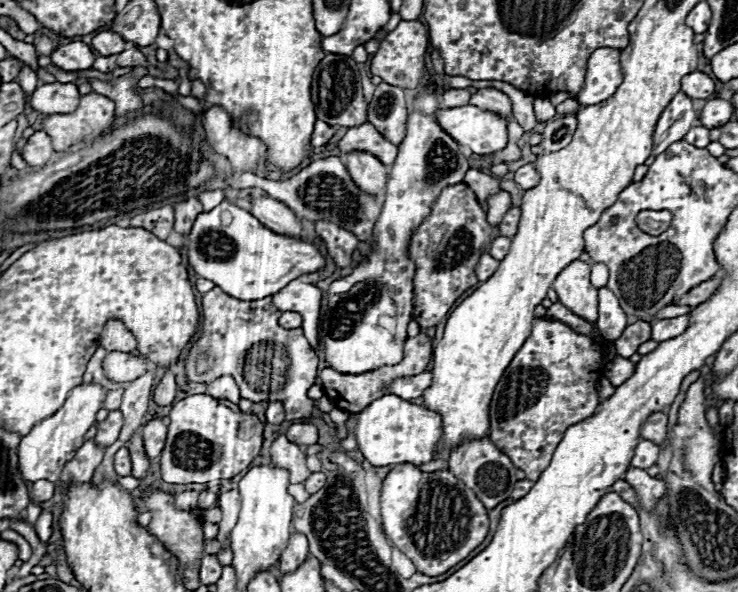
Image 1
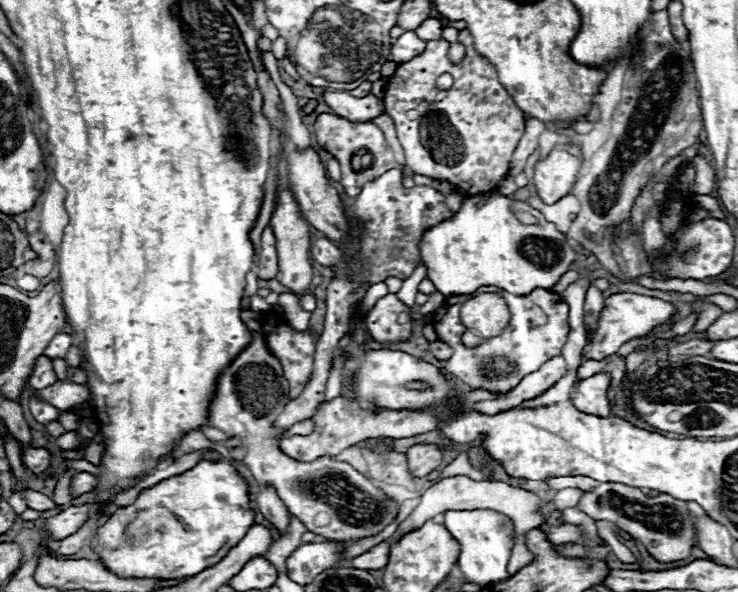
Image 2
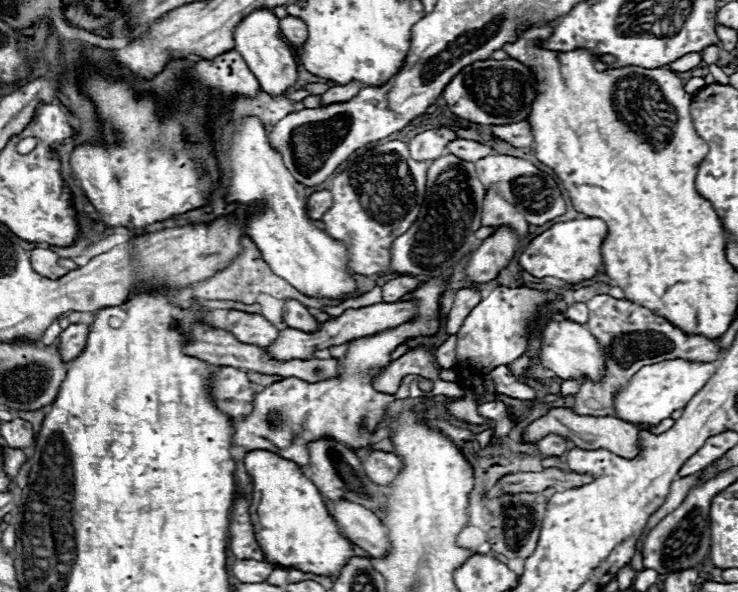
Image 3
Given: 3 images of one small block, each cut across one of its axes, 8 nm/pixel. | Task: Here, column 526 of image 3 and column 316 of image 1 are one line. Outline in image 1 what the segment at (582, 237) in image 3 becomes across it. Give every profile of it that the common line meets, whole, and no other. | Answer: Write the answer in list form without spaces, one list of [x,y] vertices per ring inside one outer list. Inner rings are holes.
[[[226,200],[214,210],[202,212],[196,218],[190,234],[186,236],[184,252],[188,254],[188,262],[192,264],[198,276],[212,280],[224,292],[240,300],[260,300],[272,296],[276,294],[276,290],[282,290],[288,282],[296,280],[298,276],[320,272],[326,266],[326,260],[314,242],[286,234],[276,234],[264,224],[260,224],[250,212]],[[224,210],[232,212],[234,216],[232,224],[228,226],[222,226],[220,220],[220,214]],[[260,254],[262,260],[256,260]]]

